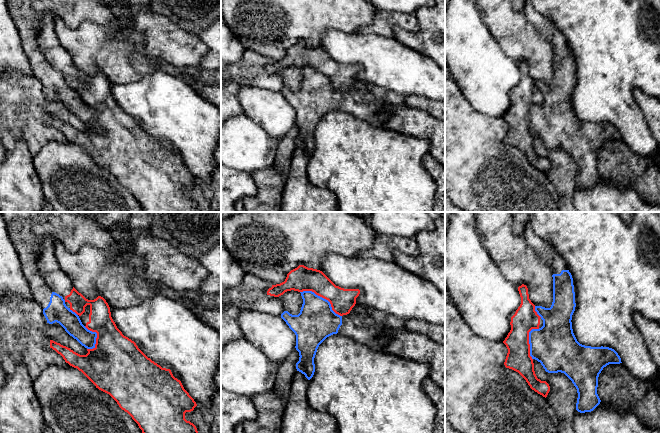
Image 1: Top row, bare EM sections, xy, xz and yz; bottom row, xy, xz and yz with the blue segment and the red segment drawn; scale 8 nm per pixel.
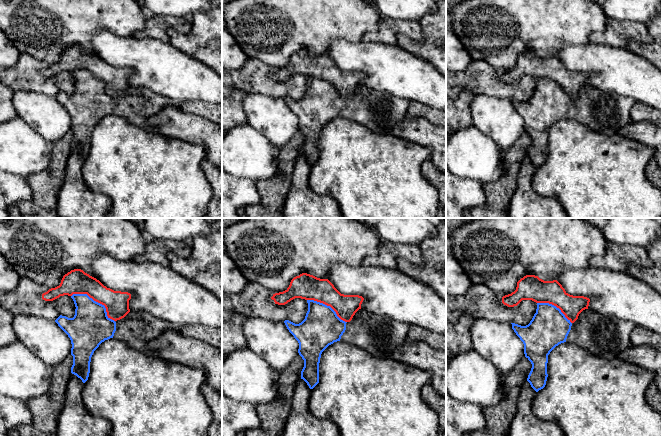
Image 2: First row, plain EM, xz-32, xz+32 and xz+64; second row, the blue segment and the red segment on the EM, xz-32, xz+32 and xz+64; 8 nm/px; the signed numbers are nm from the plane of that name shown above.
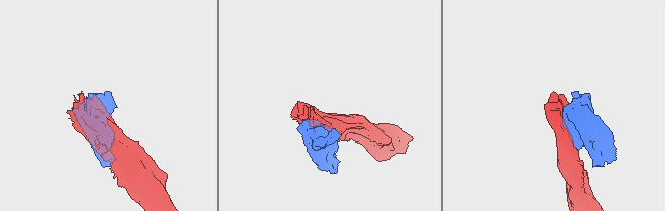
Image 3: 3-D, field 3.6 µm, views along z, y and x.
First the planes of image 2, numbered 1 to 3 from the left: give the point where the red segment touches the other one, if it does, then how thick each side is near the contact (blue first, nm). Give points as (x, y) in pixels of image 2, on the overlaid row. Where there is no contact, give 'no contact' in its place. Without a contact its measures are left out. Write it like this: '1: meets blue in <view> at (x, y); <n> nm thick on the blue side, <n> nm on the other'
1: meets blue in xz-32 at (95, 301); 320 nm thick on the blue side, 200 nm on the other
2: meets blue in xz+32 at (326, 305); 300 nm thick on the blue side, 200 nm on the other
3: meets blue in xz+64 at (555, 306); 320 nm thick on the blue side, 200 nm on the other

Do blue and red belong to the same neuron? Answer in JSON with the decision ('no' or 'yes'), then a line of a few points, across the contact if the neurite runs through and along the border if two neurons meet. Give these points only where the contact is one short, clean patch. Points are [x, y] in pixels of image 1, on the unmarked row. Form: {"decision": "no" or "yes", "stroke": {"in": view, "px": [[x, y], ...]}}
{"decision": "no"}

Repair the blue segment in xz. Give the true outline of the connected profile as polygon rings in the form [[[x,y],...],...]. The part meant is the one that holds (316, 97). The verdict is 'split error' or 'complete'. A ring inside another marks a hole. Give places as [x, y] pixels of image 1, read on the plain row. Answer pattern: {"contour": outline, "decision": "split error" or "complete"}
{"contour": [[[312,67],[300,68],[303,80],[298,91],[288,87],[281,90],[281,94],[296,111],[296,126],[299,128],[299,137],[296,139],[297,147],[310,156],[315,148],[314,134],[319,121],[333,110],[341,110],[367,122],[374,127],[383,127],[395,106],[405,105],[406,96],[392,90],[376,86],[362,80],[355,80],[349,90],[340,92],[336,90],[328,76],[316,71]]], "decision": "split error"}

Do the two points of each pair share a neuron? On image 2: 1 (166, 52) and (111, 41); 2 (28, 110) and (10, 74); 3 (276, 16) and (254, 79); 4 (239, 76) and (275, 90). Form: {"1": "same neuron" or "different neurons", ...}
{"1": "same neuron", "2": "different neurons", "3": "different neurons", "4": "same neuron"}

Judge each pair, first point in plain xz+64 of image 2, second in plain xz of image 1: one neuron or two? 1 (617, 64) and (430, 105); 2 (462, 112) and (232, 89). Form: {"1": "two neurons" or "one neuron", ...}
{"1": "two neurons", "2": "one neuron"}

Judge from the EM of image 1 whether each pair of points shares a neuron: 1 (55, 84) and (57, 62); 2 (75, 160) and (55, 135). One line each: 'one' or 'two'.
1: two
2: two

